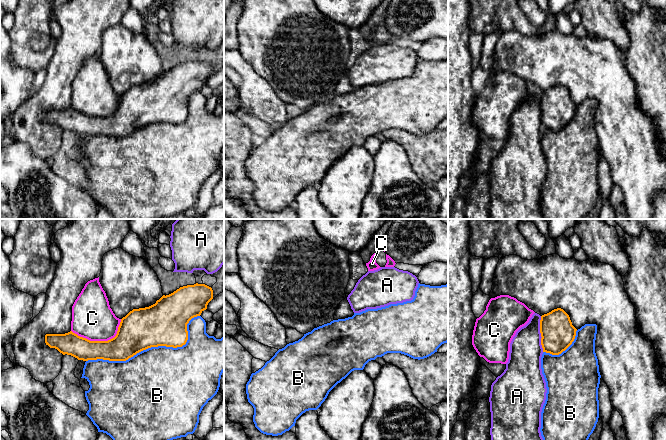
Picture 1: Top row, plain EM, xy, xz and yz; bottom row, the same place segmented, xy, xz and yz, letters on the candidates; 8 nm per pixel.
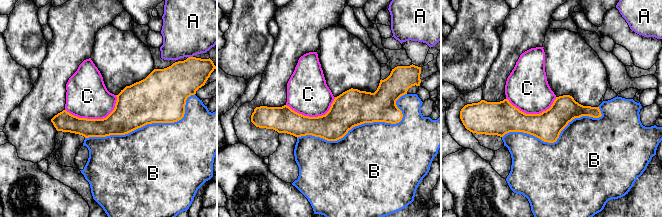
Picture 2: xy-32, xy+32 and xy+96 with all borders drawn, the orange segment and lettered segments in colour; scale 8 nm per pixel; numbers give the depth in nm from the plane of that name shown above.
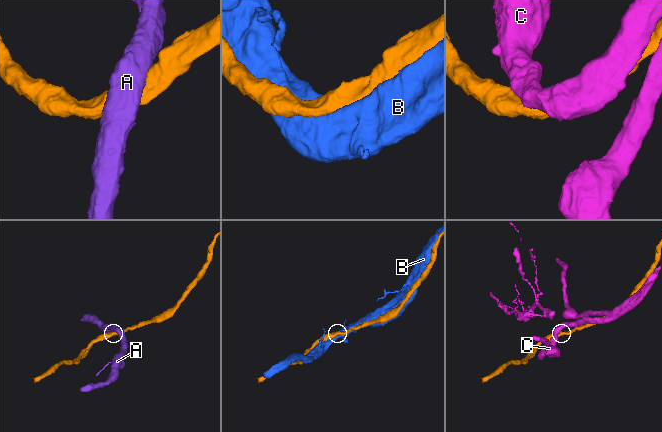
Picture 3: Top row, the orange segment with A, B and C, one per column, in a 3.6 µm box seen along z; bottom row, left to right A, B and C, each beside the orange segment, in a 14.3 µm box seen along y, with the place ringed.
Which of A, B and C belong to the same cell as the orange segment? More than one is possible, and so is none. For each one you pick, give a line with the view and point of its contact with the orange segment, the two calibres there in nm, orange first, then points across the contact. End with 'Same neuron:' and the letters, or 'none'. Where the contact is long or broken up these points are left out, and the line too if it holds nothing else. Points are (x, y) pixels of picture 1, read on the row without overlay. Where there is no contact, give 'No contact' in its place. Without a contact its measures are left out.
B: Touches orange at xy (151, 122). Thickness 360 nm (orange) against 480 nm
Same neuron: B

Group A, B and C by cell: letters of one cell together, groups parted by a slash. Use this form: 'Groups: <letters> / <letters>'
Groups: A / B / C

